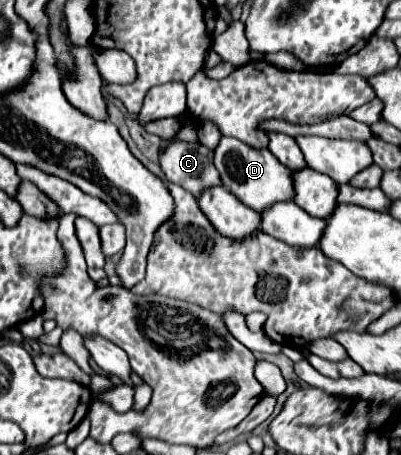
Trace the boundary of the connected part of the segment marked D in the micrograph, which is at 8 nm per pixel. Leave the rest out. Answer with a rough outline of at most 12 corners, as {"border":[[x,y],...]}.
{"border":[[222,137],[222,185],[258,213],[294,199],[290,169],[268,149]]}

